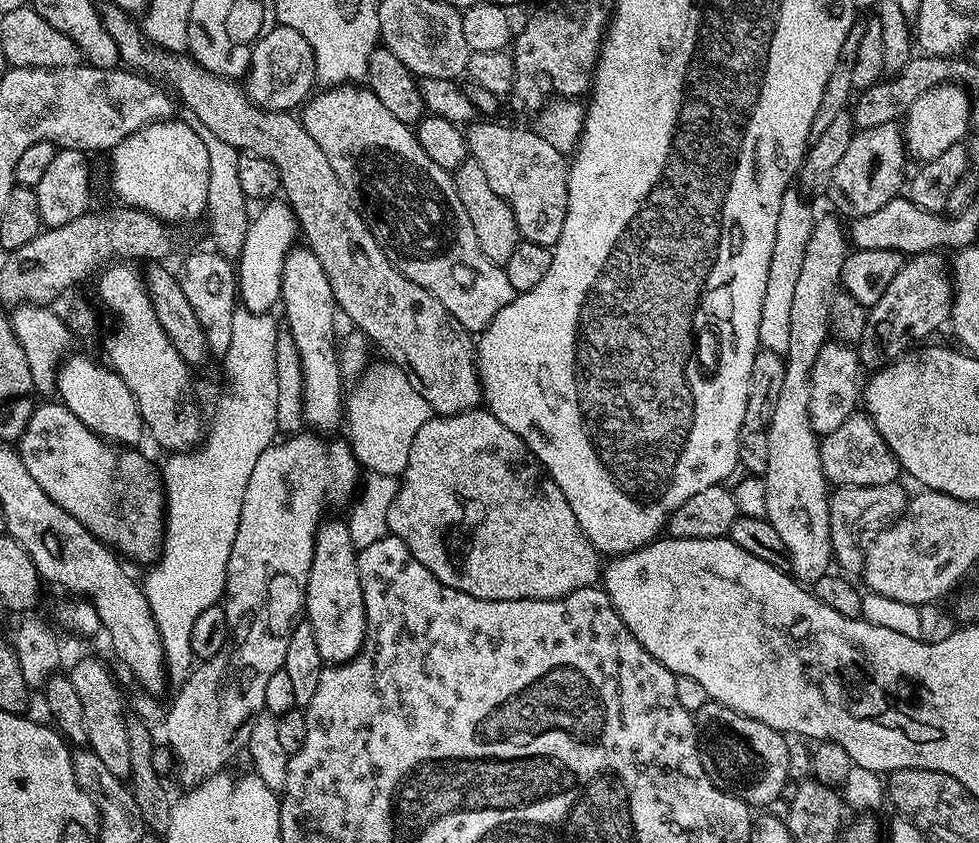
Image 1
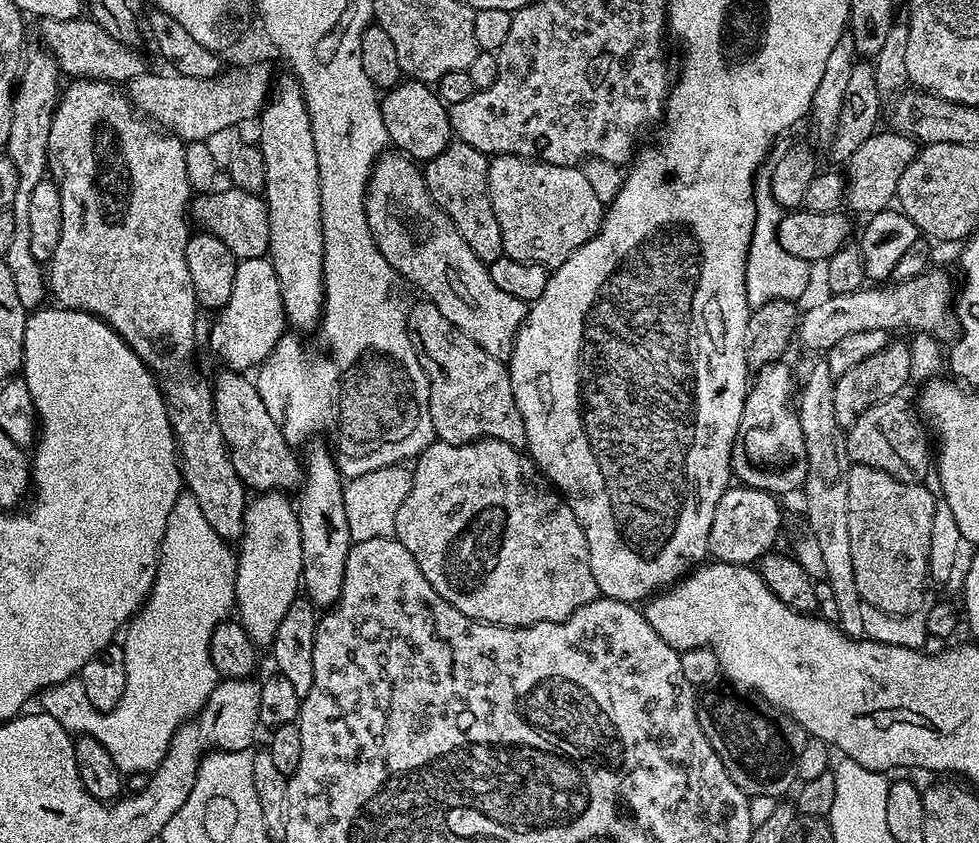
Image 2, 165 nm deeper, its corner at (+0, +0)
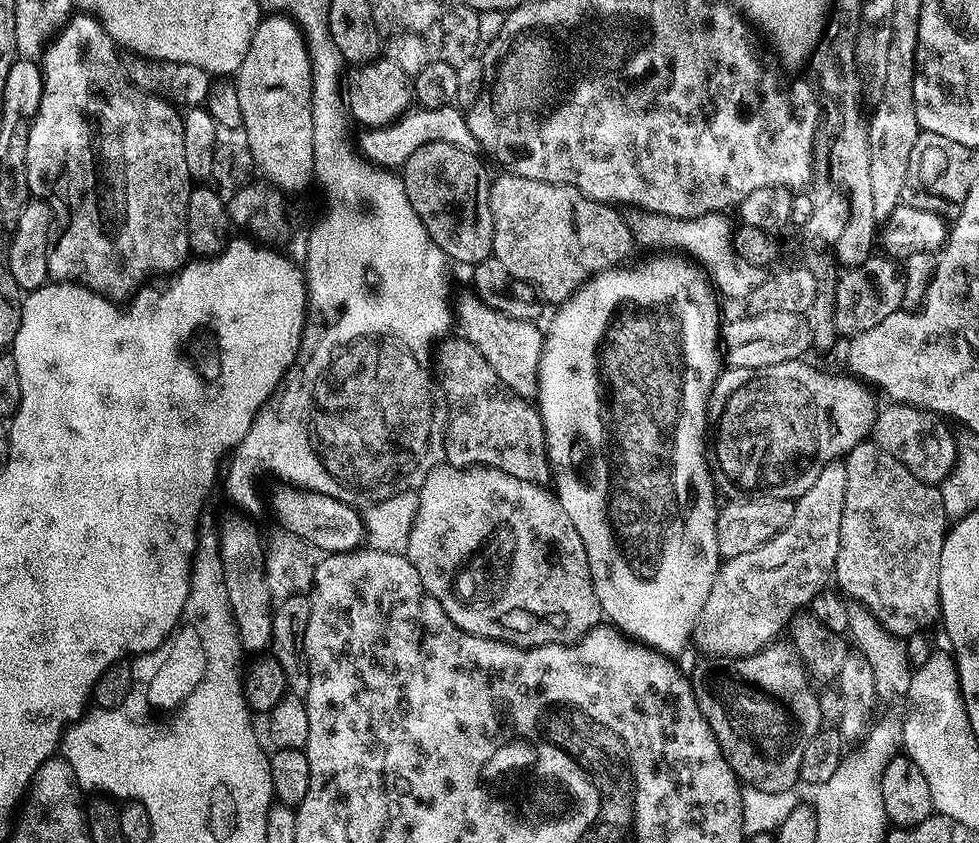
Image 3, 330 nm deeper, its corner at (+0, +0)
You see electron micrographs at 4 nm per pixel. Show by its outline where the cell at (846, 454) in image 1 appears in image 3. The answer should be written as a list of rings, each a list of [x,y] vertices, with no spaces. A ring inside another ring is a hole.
[[[895,402],[887,406],[889,408],[879,409],[874,425],[874,443],[886,450],[886,454],[898,458],[898,462],[902,462],[902,466],[906,466],[906,470],[910,470],[914,478],[939,486],[956,465],[954,432],[947,428],[949,425],[935,412],[926,412],[922,408],[912,408],[909,404]]]

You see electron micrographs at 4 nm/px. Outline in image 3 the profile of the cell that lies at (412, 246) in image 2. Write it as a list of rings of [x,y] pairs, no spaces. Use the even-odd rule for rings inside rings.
[[[474,294],[467,295],[461,298],[460,304],[458,300],[458,324],[464,327],[463,335],[474,346],[478,346],[478,354],[482,354],[482,358],[486,358],[486,362],[490,362],[490,370],[494,370],[494,374],[498,374],[498,378],[502,378],[504,385],[513,394],[525,398],[535,397],[540,390],[540,355],[544,349],[545,337],[542,328],[540,332],[536,322],[510,318],[506,314],[486,306]]]

